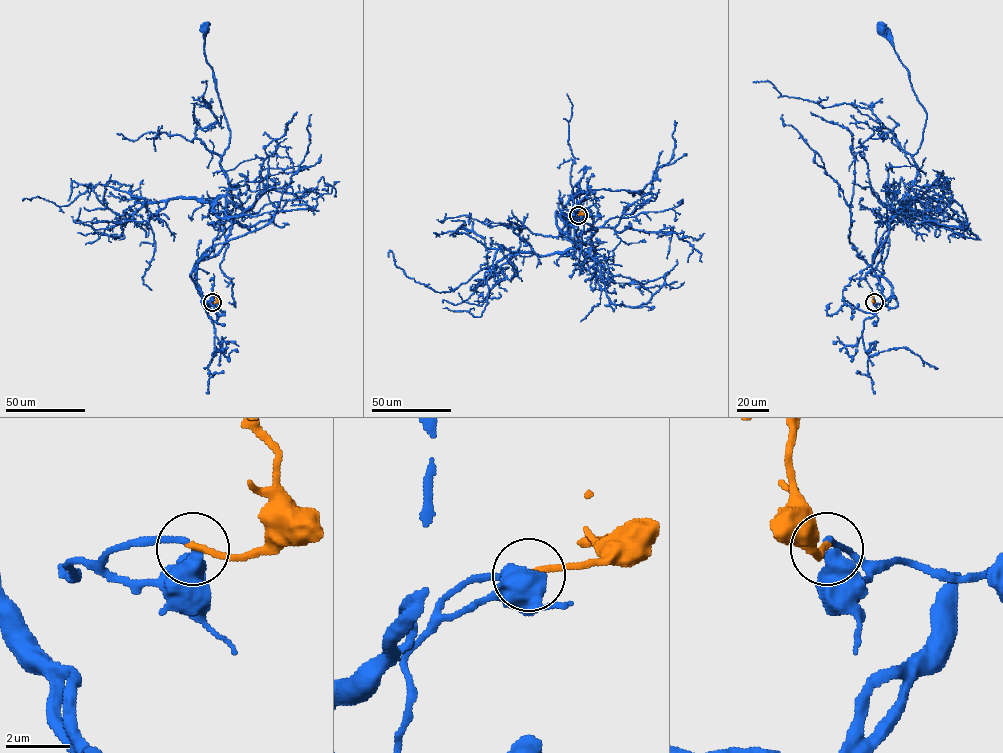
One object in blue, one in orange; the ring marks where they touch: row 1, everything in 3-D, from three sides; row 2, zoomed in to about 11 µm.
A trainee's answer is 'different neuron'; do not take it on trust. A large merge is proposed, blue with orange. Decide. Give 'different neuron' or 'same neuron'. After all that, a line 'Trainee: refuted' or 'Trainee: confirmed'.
same neuron
Trainee: refuted

